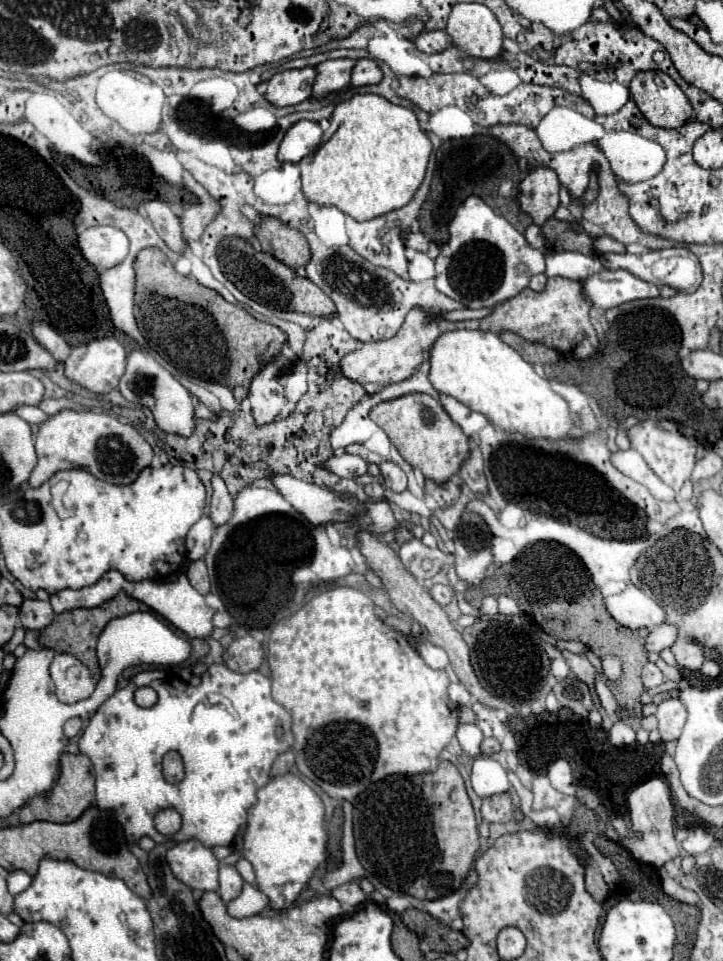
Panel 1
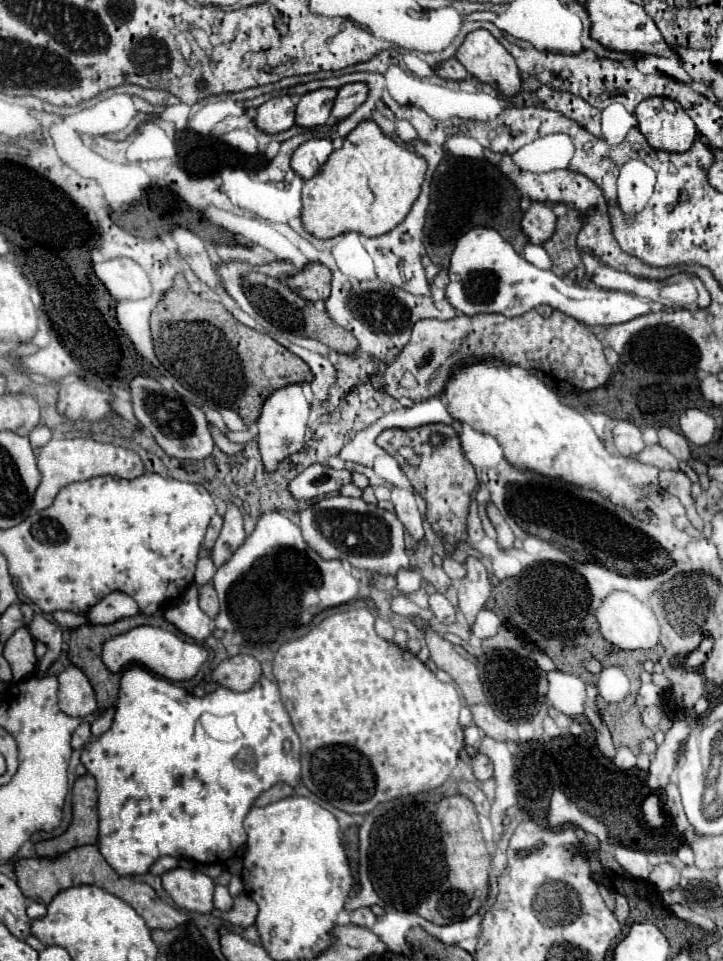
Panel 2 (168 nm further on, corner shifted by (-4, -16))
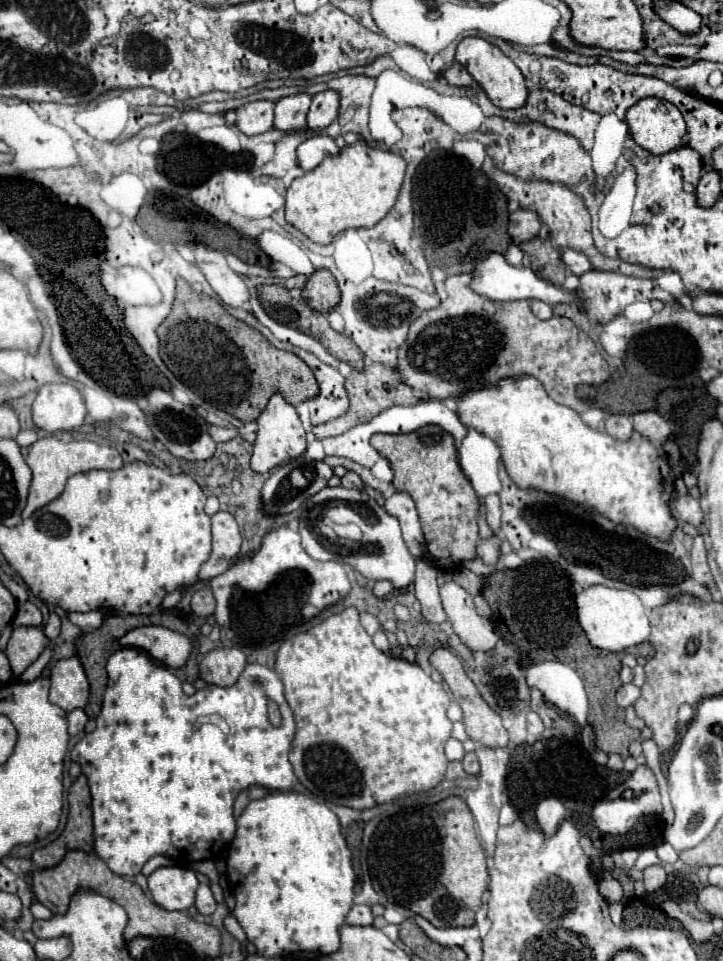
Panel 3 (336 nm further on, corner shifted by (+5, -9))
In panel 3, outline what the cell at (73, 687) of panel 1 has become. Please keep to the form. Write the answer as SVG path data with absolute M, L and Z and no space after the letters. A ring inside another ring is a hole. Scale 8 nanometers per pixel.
M78 657L58 661L52 667L50 679L50 701L54 705L62 707L64 711L72 711L88 703L88 679Z

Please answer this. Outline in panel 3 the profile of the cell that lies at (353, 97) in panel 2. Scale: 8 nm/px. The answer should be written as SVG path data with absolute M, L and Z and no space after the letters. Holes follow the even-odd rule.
M324 91L312 97L312 105L306 113L306 129L318 131L336 121L336 113L340 107L340 99L332 91Z

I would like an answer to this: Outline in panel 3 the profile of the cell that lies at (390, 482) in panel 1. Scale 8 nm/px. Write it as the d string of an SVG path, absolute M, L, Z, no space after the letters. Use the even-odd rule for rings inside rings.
M394 493L392 497L386 499L384 509L388 515L392 515L400 521L408 551L414 557L422 557L424 555L424 533L422 533L416 503L412 501L412 497L408 493Z

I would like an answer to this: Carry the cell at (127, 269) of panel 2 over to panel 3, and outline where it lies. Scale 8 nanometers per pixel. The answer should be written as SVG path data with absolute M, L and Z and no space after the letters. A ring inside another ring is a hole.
M104 267L100 277L102 277L102 285L110 297L114 297L120 305L130 305L122 308L123 315L128 307L138 307L138 309L140 307L156 307L156 303L164 301L164 291L154 283L152 275L149 274L149 280L144 280L144 271L138 267L120 267L120 269Z

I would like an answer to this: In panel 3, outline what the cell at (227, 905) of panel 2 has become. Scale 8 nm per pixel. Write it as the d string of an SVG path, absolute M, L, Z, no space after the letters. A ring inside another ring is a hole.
M200 885L198 891L196 891L196 901L194 901L194 907L198 909L200 915L212 915L214 909L216 909L216 901L212 897L212 891L208 885Z

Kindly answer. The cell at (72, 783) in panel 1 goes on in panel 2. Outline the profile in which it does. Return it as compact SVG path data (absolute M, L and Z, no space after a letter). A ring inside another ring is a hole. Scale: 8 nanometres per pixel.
M85 774L73 784L73 822L57 838L35 844L37 856L57 856L75 846L97 842L97 790L91 774Z

